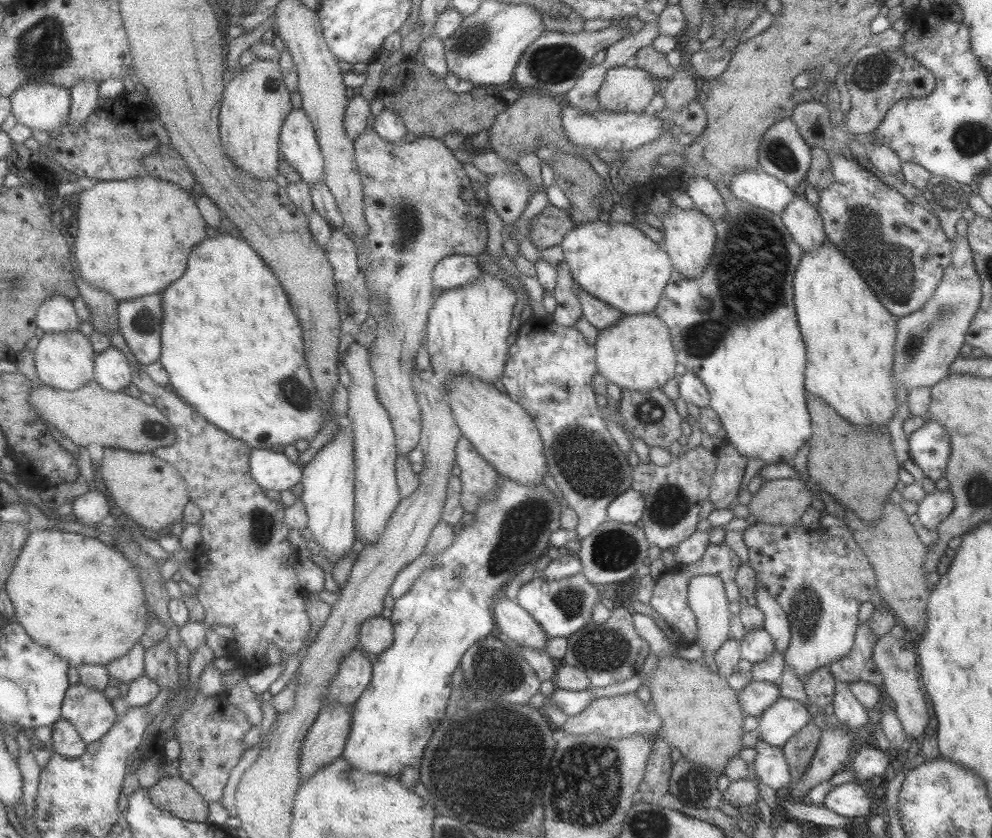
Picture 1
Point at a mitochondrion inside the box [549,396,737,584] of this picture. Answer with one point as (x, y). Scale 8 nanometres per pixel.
(587, 464)

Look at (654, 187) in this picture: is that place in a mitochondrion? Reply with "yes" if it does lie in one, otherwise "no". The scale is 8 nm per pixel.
no

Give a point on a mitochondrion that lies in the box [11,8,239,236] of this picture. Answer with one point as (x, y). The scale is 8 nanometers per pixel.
(45, 48)

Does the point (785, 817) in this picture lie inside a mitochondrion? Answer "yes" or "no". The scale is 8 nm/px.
no

